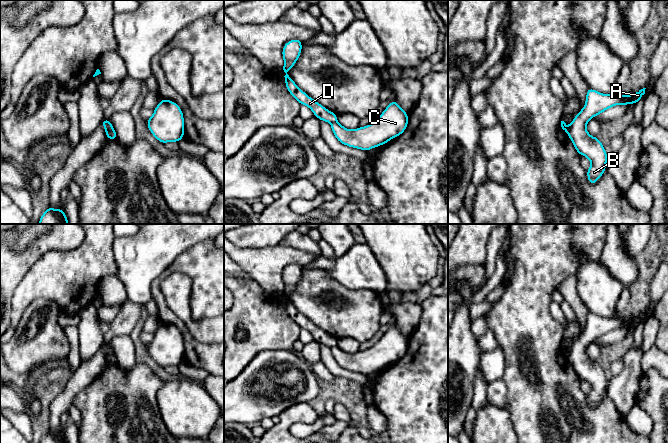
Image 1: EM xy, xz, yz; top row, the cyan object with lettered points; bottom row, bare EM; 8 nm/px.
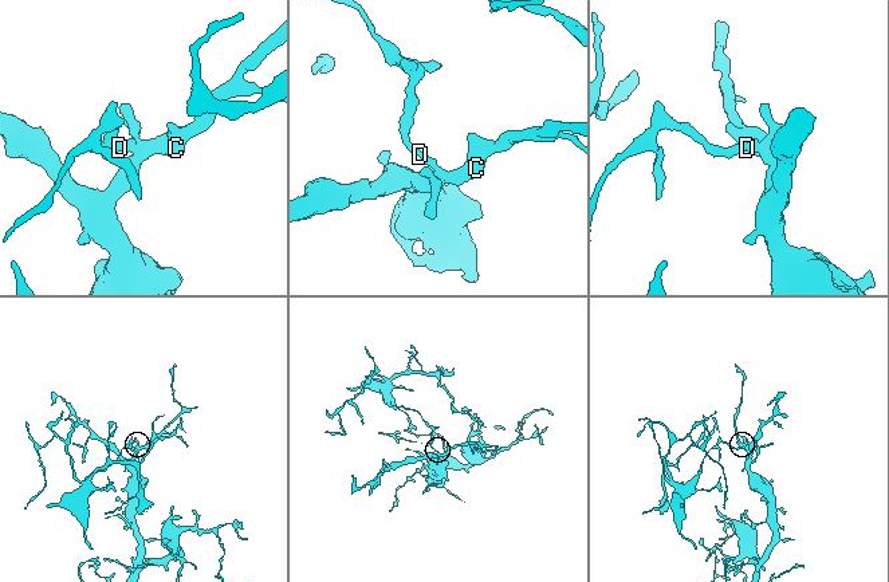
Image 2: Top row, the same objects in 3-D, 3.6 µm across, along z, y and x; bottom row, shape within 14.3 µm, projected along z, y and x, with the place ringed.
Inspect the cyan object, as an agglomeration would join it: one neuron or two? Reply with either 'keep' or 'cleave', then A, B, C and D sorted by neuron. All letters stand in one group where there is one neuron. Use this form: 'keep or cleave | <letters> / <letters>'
cleave | A B C / D

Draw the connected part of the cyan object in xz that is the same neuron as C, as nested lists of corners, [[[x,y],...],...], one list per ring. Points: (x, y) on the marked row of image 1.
[[[396,100],[368,126],[349,130],[338,122],[331,123],[332,132],[340,143],[364,151],[381,146],[401,135],[407,125],[408,113],[401,109]]]

